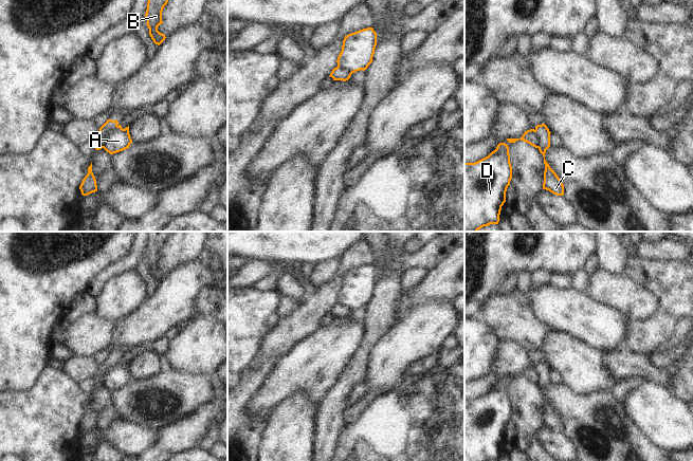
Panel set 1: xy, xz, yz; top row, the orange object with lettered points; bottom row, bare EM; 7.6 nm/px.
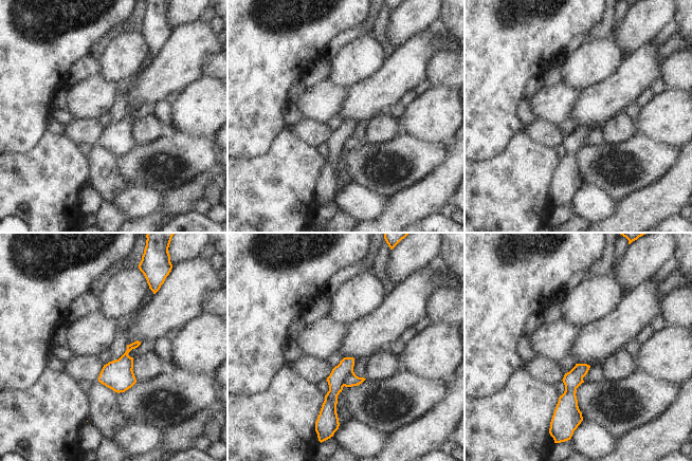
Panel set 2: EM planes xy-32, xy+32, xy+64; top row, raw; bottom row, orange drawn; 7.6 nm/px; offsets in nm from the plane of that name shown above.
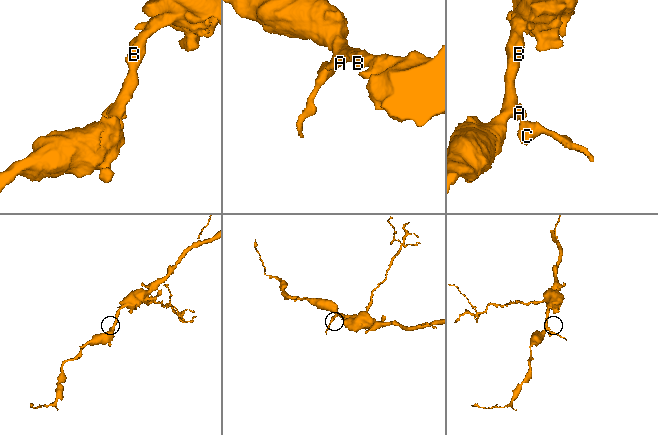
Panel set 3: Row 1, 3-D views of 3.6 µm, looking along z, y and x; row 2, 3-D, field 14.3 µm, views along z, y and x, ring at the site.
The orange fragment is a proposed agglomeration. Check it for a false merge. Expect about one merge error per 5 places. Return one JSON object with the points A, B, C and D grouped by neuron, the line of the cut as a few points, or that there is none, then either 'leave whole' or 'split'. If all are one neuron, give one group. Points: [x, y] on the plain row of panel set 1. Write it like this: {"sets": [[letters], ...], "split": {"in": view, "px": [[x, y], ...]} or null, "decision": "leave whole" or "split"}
{"sets": [["A", "B", "D"], ["C"]], "split": {"in": "xy", "px": [[116, 362], [104, 373], [102, 384]]}, "decision": "split"}

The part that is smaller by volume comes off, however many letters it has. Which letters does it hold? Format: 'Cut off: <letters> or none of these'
Cut off: C

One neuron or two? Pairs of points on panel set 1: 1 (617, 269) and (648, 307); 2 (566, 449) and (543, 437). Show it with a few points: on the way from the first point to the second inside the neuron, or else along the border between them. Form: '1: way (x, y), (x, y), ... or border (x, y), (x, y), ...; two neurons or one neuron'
1: border (599, 265), (614, 274), (624, 274); two neurons
2: way (561, 448), (548, 439); one neuron

